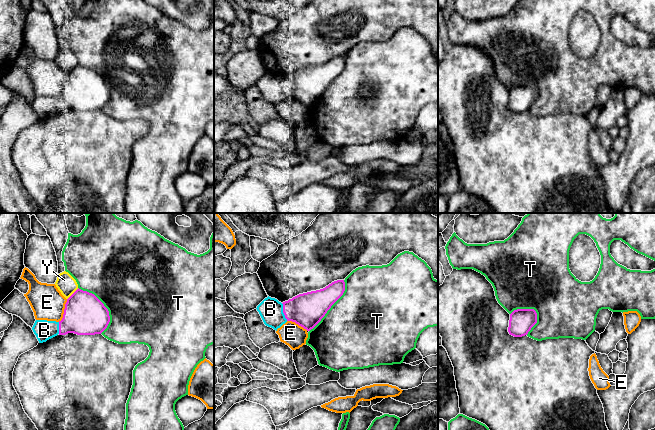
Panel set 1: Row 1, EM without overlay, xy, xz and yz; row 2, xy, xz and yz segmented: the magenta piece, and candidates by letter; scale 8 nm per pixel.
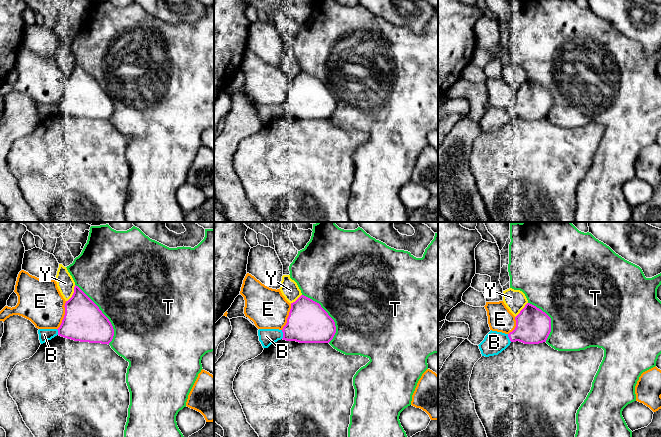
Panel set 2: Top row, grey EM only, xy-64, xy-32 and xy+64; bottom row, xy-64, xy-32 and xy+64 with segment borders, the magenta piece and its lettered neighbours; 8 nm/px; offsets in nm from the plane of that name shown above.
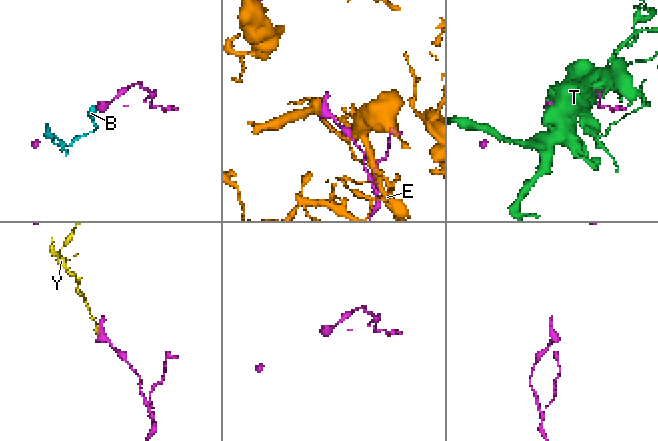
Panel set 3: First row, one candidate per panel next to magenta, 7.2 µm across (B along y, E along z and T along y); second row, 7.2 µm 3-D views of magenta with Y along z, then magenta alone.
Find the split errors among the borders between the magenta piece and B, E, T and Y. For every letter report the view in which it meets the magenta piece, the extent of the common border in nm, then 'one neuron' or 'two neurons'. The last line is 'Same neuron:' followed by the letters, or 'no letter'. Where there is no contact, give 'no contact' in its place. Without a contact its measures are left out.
B: contact in xz; length 150 nm; one neuron
E: contact in xy; length 200 nm; two neurons
T: contact in xy; length 420 nm; two neurons
Y: contact in xy; length 130 nm; two neurons
Same neuron: B

